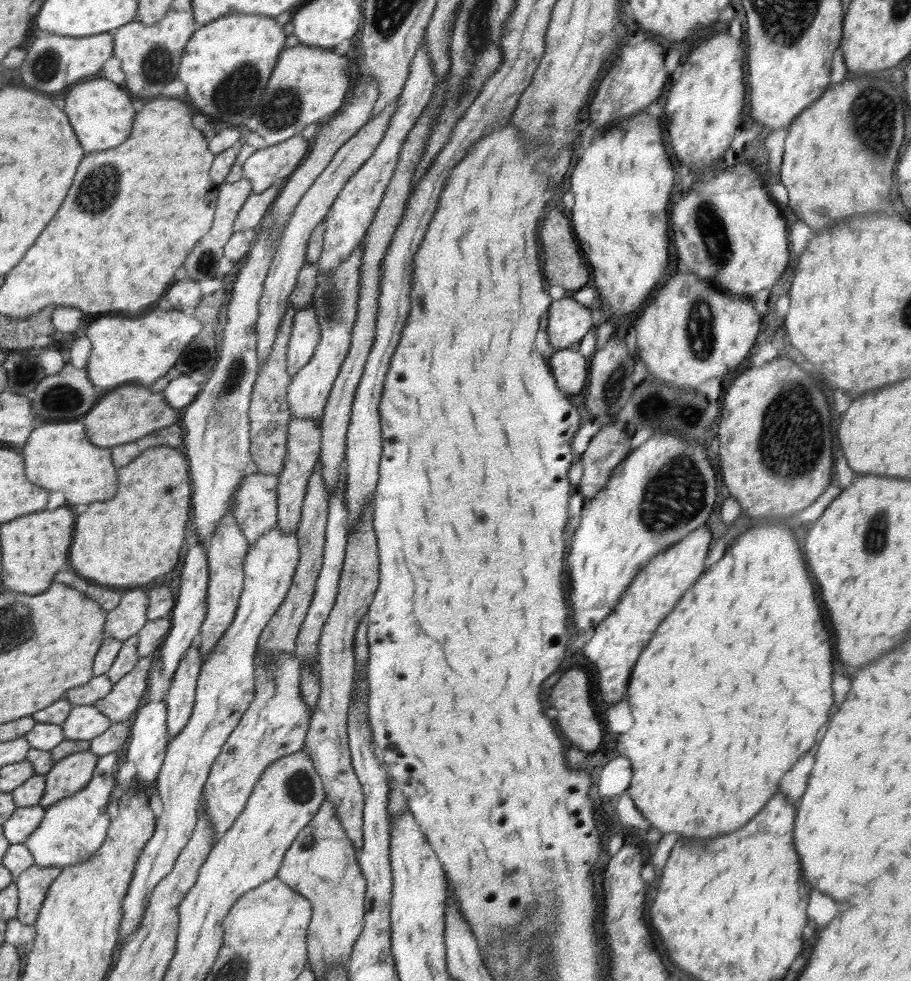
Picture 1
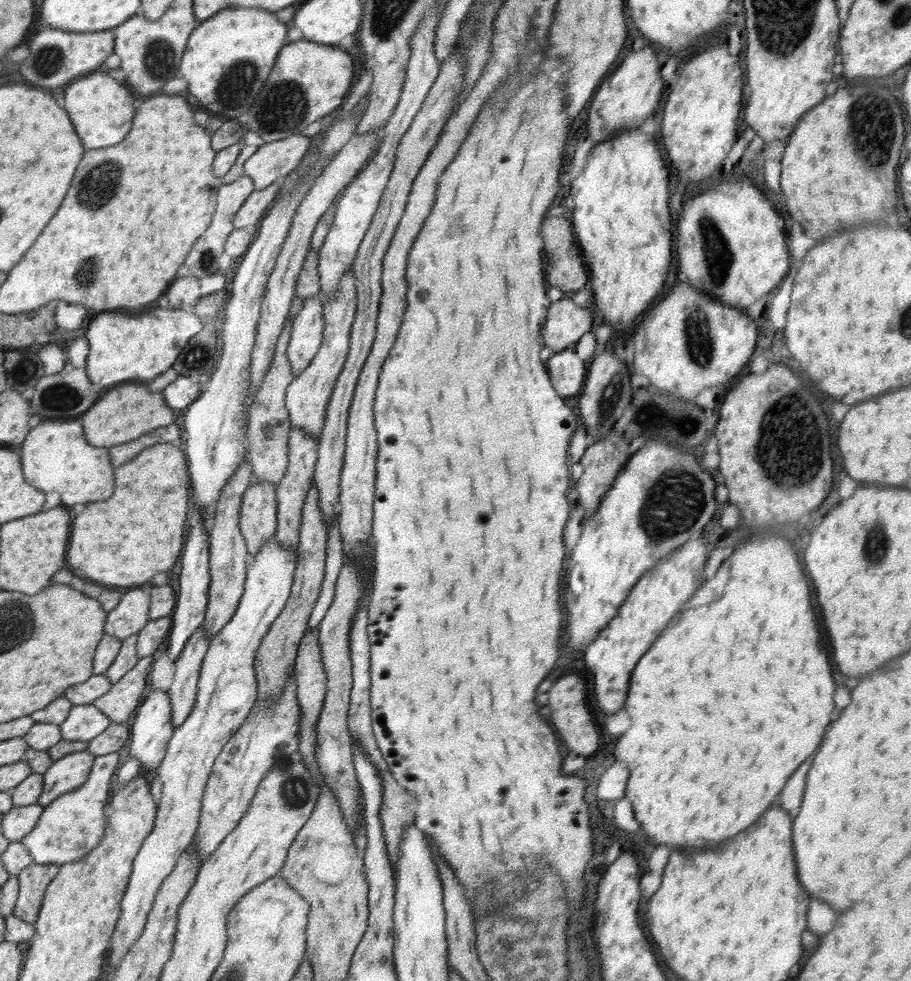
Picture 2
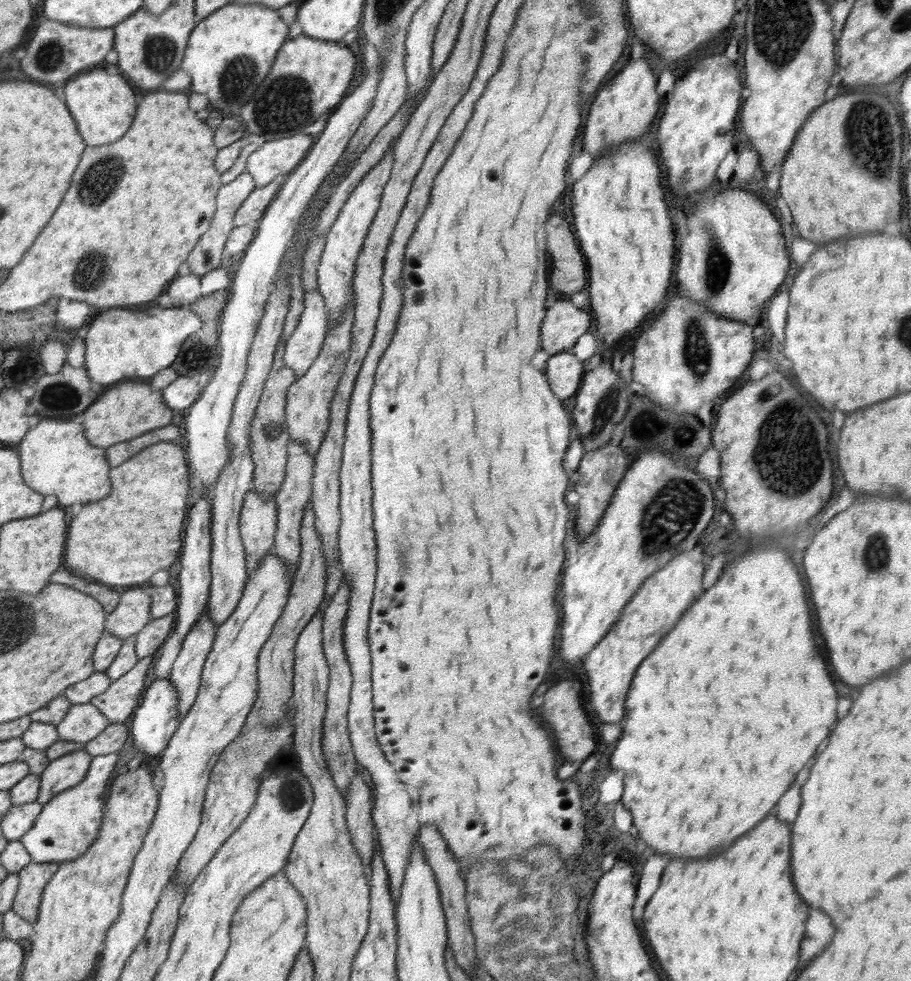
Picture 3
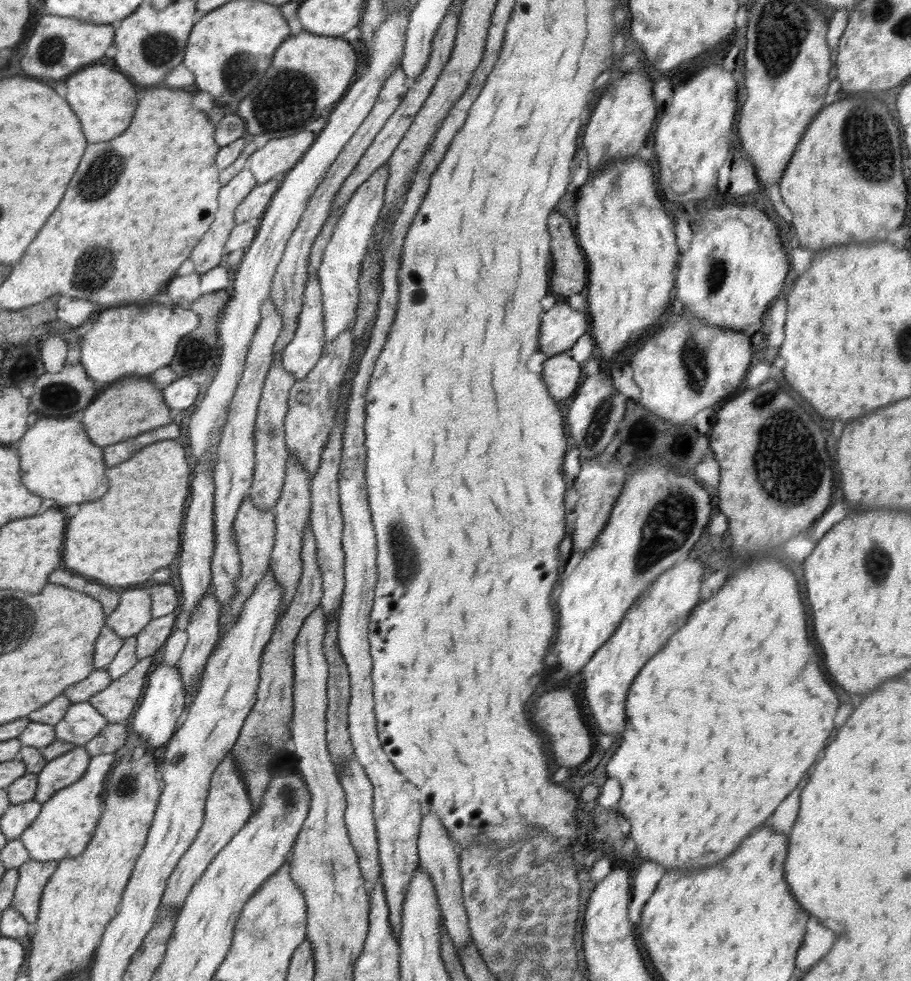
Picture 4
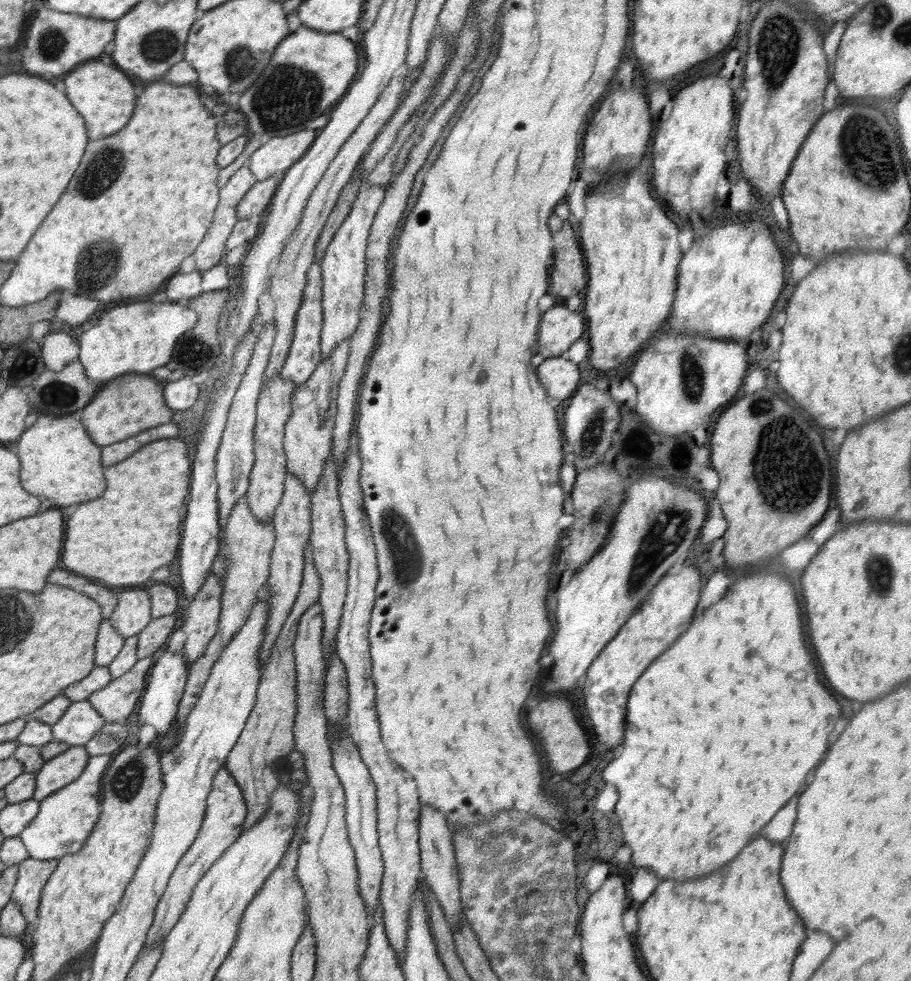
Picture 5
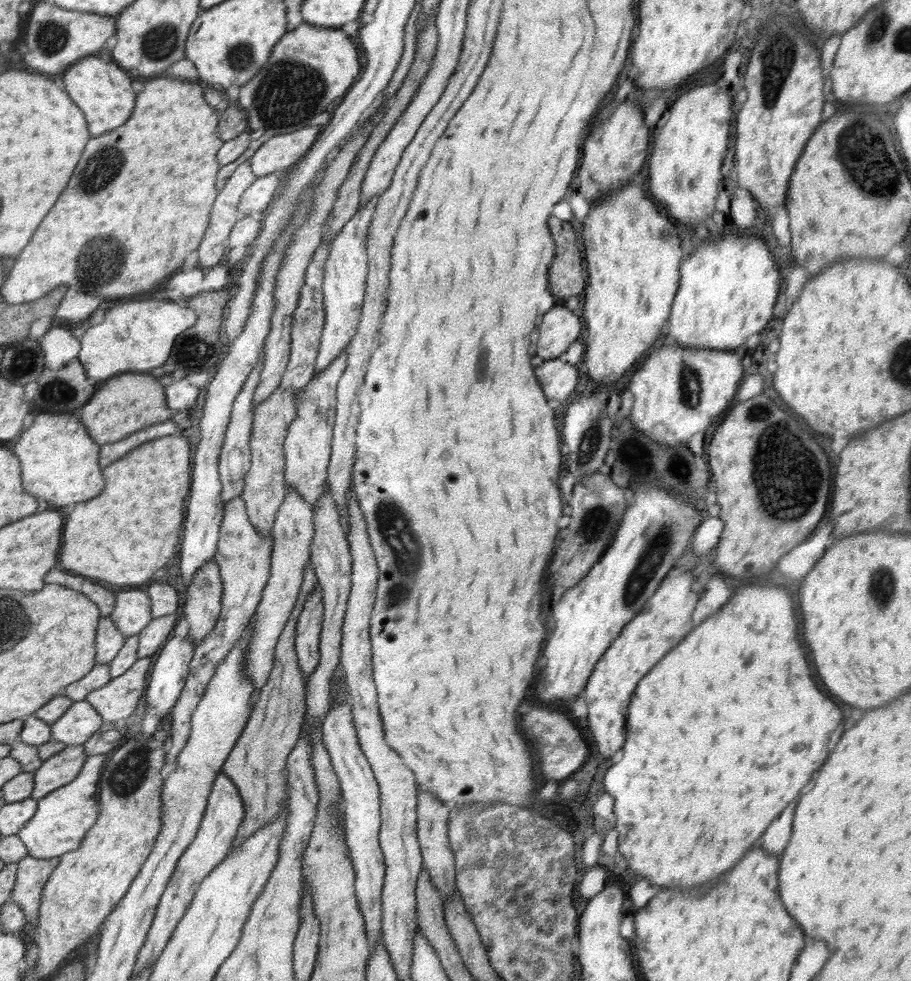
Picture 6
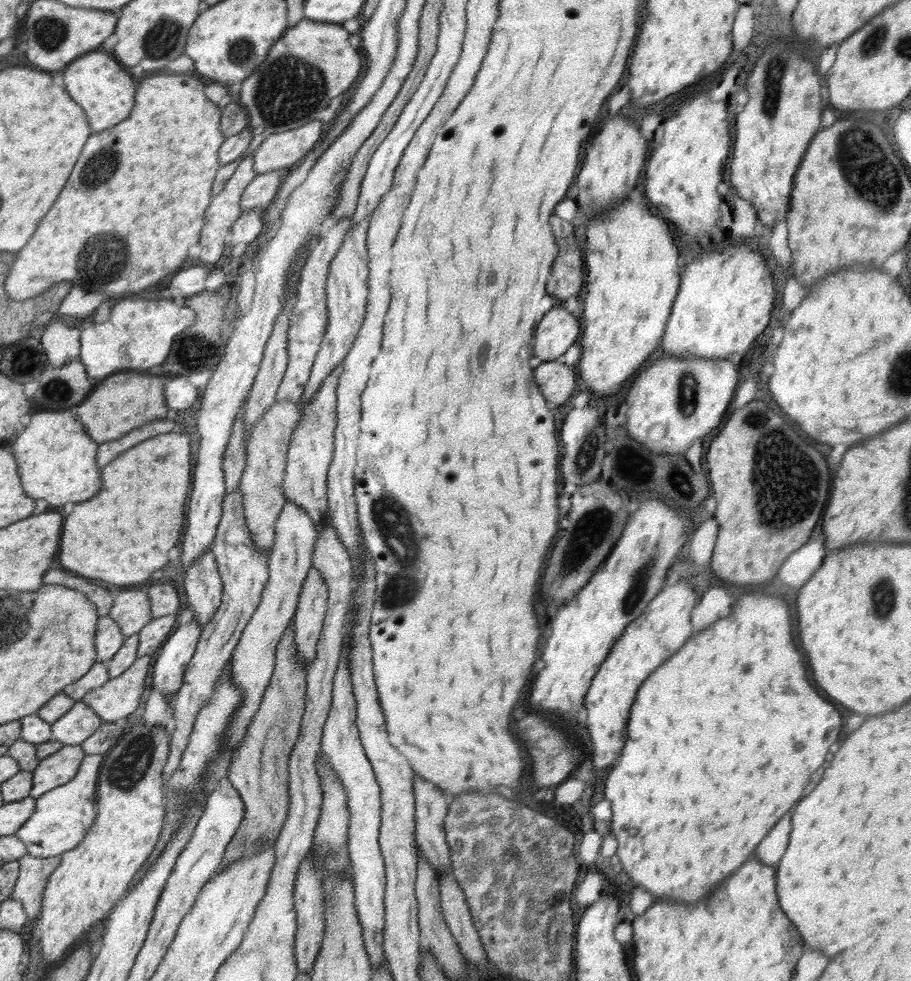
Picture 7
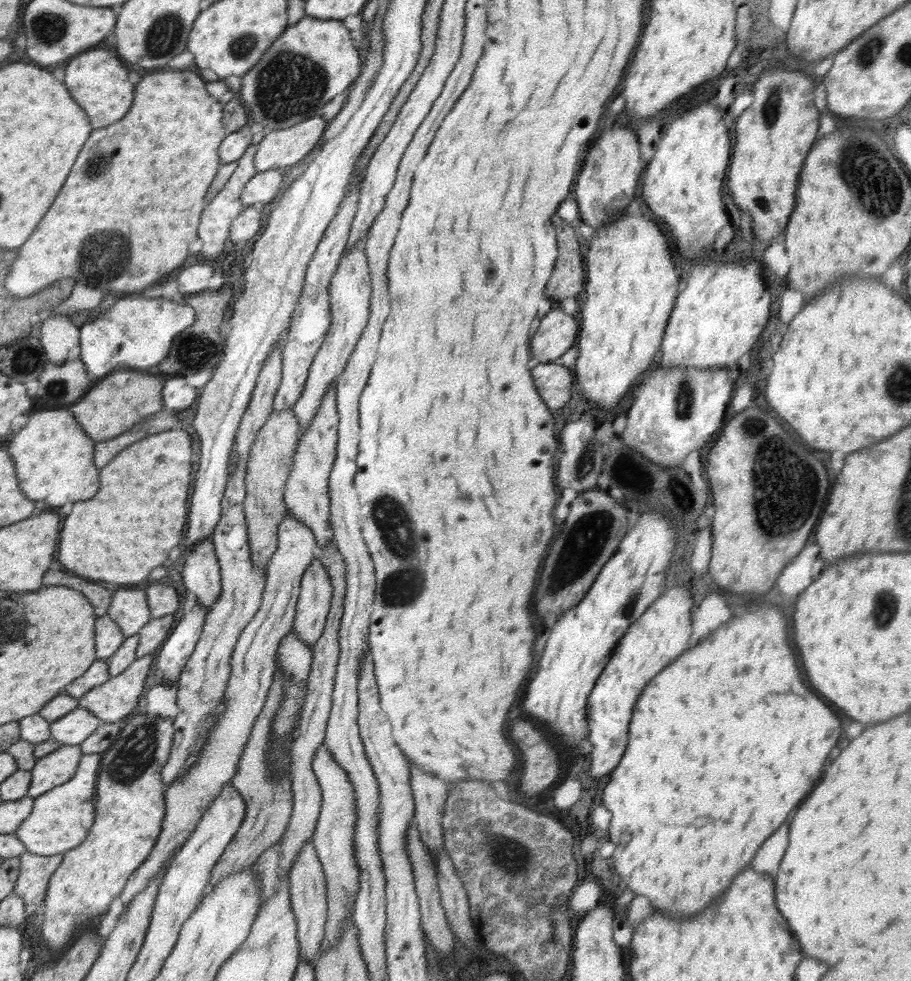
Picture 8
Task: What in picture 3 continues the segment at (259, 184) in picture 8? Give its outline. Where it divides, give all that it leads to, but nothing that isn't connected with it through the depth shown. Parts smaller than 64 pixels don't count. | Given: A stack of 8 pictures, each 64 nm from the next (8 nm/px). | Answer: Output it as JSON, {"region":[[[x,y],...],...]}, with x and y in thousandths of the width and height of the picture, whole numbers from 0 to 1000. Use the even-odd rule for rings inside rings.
{"region":[[[317,177],[307,178],[299,182],[292,190],[281,191],[259,215],[256,227],[259,231],[268,230],[276,226],[283,225],[290,215],[297,210],[297,206],[305,198],[308,190],[316,183]]]}

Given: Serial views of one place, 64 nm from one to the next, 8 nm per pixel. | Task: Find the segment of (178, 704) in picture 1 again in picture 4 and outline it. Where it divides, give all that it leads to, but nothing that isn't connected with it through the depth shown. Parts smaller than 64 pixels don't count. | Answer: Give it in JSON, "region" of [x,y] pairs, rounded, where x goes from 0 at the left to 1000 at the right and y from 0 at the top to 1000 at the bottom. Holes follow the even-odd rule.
{"region":[[[233,597],[210,624],[204,640],[205,656],[193,679],[199,687],[204,706],[217,705],[220,689],[241,647],[240,614],[236,611]]]}

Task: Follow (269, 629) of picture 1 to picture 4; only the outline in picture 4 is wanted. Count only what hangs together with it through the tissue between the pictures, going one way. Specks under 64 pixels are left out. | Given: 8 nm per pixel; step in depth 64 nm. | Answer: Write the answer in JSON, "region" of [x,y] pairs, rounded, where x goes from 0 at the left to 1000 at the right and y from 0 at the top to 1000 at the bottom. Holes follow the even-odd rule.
{"region":[[[340,530],[334,539],[330,563],[332,584],[327,597],[317,619],[305,631],[296,653],[286,667],[284,683],[284,700],[282,713],[270,731],[261,754],[254,762],[258,779],[266,788],[271,801],[271,808],[277,821],[277,829],[286,823],[288,812],[295,802],[299,793],[318,791],[327,787],[327,773],[317,761],[319,754],[318,736],[322,732],[322,699],[323,699],[323,655],[333,637],[334,631],[350,618],[353,608],[355,591],[349,572],[347,572],[347,554]]]}

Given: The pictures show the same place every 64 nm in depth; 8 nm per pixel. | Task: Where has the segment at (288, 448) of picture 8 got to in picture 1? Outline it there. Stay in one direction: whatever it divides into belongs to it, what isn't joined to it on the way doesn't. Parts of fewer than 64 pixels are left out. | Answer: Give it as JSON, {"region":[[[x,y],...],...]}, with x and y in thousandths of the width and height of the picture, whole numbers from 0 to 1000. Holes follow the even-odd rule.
{"region":[[[316,313],[310,323],[304,344],[291,365],[290,371],[282,378],[282,386],[276,400],[273,412],[273,441],[276,455],[276,468],[281,473],[285,483],[300,483],[307,485],[315,464],[315,444],[319,418],[315,411],[315,396],[319,390],[319,383],[315,380],[315,353],[319,341],[322,324],[326,316]]]}

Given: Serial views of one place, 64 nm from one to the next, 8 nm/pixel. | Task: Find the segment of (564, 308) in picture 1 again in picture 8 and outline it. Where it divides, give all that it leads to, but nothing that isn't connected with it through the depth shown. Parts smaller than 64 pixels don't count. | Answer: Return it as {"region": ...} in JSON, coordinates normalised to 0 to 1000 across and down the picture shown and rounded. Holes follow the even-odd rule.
{"region":[[[615,314],[604,316],[592,330],[583,347],[583,364],[580,368],[582,376],[615,365],[633,349],[637,332],[630,321],[623,321]]]}

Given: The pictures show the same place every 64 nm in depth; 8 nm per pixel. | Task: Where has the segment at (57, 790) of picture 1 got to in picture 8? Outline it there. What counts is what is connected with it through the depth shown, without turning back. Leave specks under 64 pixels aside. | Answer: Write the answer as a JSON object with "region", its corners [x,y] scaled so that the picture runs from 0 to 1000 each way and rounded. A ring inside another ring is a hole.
{"region":[[[68,759],[64,765],[43,773],[32,786],[33,813],[46,811],[75,797],[81,791],[91,766],[88,759]]]}

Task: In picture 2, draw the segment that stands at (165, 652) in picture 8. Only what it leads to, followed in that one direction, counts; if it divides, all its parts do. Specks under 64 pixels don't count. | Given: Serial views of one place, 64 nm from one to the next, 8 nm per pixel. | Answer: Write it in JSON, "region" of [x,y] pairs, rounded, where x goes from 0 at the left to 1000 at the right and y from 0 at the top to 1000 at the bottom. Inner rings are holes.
{"region":[[[165,702],[157,719],[148,728],[143,744],[143,771],[145,776],[158,783],[158,787],[165,787],[176,781],[192,743],[188,734],[189,721],[184,706]]]}

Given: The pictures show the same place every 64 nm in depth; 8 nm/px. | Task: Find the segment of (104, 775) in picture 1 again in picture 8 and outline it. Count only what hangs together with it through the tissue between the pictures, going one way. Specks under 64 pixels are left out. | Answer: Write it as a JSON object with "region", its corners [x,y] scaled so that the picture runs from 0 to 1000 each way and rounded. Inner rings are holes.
{"region":[[[111,768],[92,770],[88,778],[88,789],[61,804],[36,813],[36,825],[16,846],[16,851],[26,860],[32,870],[44,873],[57,873],[82,865],[95,853],[103,838],[103,805],[105,791],[109,789]]]}

